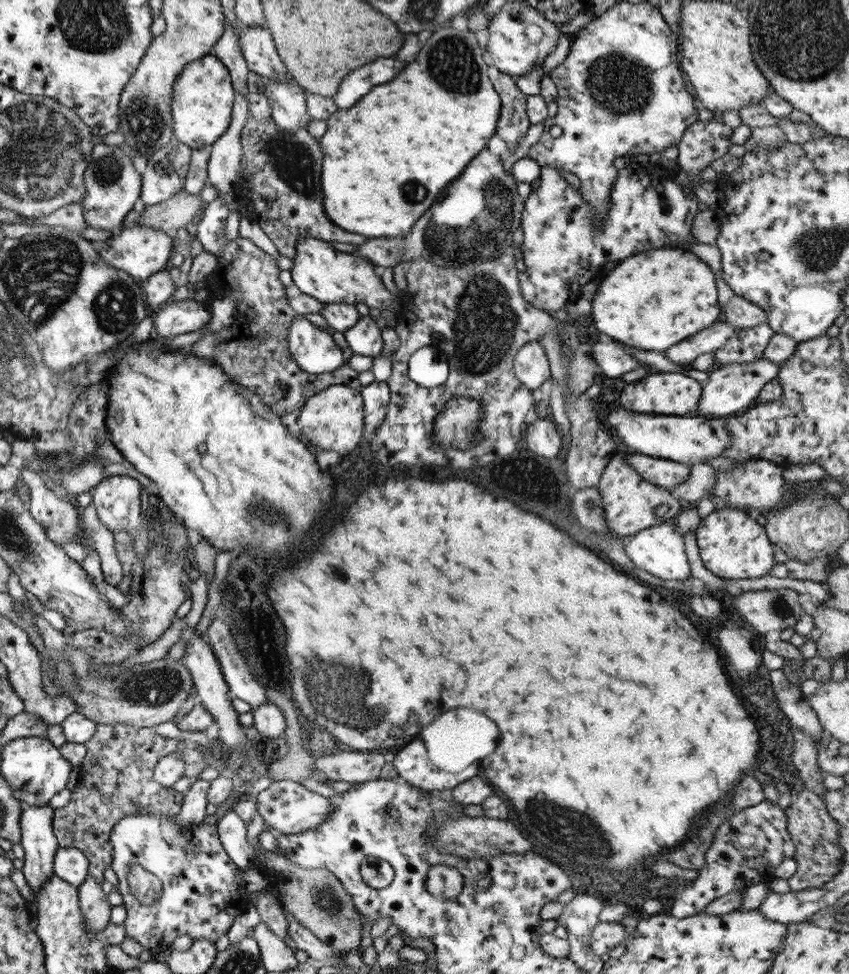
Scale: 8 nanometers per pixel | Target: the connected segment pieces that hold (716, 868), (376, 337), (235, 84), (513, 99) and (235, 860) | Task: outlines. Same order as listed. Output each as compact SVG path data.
M767 800L758 802L756 805L748 806L738 810L728 819L718 825L714 832L711 846L706 851L703 868L697 870L697 877L693 881L685 881L685 889L677 891L669 915L675 918L683 918L699 913L709 902L733 891L744 891L751 884L759 881L768 884L773 878L775 867L782 861L792 858L794 847L789 833L786 831L786 818L784 811L777 806L777 803L770 803Z
M359 316L351 328L341 333L348 344L347 354L361 354L369 358L380 356L382 351L380 329L371 316Z
M224 22L223 34L212 46L210 54L215 55L225 65L234 93L247 96L249 93L247 88L245 88L248 71L246 62L242 57L237 35L228 22Z
M501 73L492 83L492 88L500 99L499 118L494 134L505 142L509 153L517 148L517 143L525 136L530 125L525 111L527 96L517 89L515 79Z
M228 810L218 818L215 829L221 847L231 862L241 871L253 867L253 850L249 848L245 838L246 824L232 810Z

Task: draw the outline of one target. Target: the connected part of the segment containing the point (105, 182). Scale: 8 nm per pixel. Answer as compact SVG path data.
M97 144L92 148L82 179L86 191L79 203L82 204L87 227L111 230L115 234L122 228L125 216L140 198L140 175L133 168L131 159L118 146Z

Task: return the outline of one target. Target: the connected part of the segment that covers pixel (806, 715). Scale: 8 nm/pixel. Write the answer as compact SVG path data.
M781 669L770 671L769 680L779 710L787 716L793 727L804 730L817 748L822 726L813 710L807 706L806 697L801 693L800 687L791 685Z

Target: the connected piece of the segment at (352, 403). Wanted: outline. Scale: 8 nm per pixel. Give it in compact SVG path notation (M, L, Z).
M331 385L310 396L300 408L296 422L301 426L309 448L316 452L331 450L337 456L348 454L363 436L363 407L360 391L350 386Z

